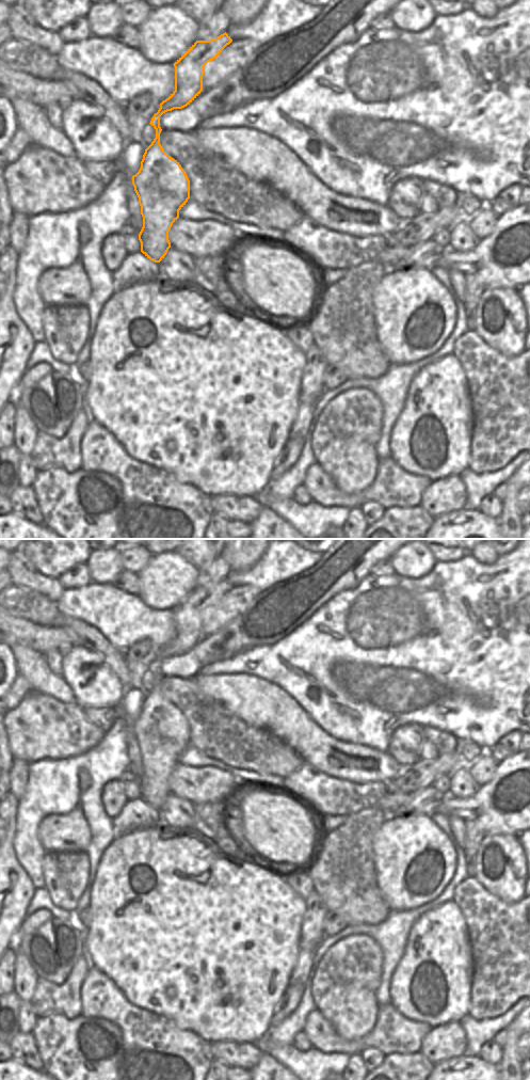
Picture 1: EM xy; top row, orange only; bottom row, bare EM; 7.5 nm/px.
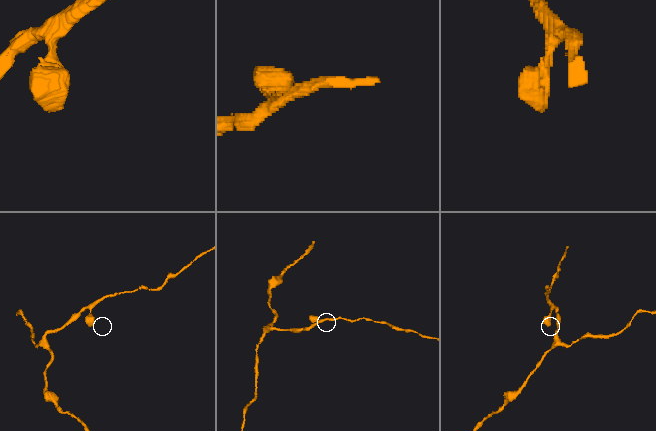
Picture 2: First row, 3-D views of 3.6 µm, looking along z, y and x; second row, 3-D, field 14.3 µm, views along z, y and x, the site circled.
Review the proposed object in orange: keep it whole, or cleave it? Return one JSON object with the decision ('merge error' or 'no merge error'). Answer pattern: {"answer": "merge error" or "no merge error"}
{"answer": "no merge error"}

